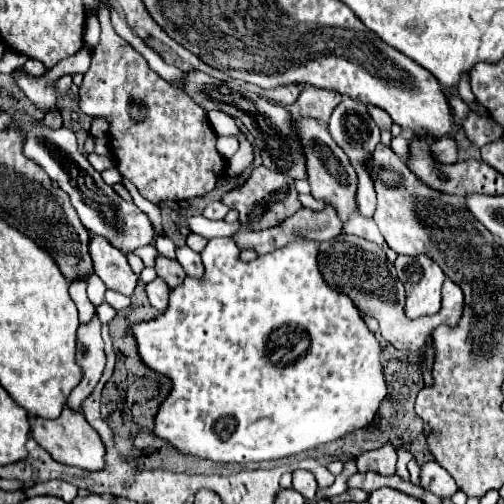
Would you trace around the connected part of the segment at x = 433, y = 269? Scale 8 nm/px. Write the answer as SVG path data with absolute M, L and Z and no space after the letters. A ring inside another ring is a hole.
M398 255L394 261L398 279L406 289L404 311L410 319L440 311L440 289L446 279L442 269L428 255Z

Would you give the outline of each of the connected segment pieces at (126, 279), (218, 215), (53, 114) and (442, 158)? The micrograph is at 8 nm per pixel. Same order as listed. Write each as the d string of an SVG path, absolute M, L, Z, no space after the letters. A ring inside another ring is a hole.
M92 237L90 239L90 255L94 261L94 273L104 281L104 285L122 295L132 295L138 275L130 269L126 255L110 247L106 239Z
M216 201L216 203L210 203L210 205L204 209L202 215L204 215L206 219L224 219L228 211L230 211L230 209L228 209L224 203Z
M52 109L50 113L45 113L41 123L46 127L50 127L50 129L60 129L62 127L62 117L60 117L58 109Z
M442 137L436 143L432 143L430 153L432 153L434 161L438 161L438 163L456 163L456 157L458 157L456 141L452 137Z

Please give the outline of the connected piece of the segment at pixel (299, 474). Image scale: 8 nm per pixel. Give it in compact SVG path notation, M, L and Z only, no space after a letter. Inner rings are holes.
M298 469L298 471L294 471L292 477L294 477L292 479L292 489L302 493L308 501L314 501L314 497L316 497L316 479L314 479L314 475L310 471Z

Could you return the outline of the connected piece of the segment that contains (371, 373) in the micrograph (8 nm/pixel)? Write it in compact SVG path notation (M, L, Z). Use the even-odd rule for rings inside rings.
M226 237L210 239L206 249L202 251L202 261L206 267L204 279L198 281L192 277L186 277L182 285L172 289L170 307L164 313L160 313L156 319L138 323L134 327L134 337L136 337L142 361L150 369L170 377L172 381L172 391L166 397L166 401L160 405L160 411L156 415L154 433L182 453L190 453L190 455L198 455L198 457L222 461L222 463L250 463L250 461L270 461L270 459L290 457L294 453L314 449L322 443L336 441L352 431L366 427L374 419L380 407L380 401L386 397L386 383L382 377L382 361L380 361L382 345L376 341L374 333L368 331L352 299L348 295L342 295L330 289L324 283L318 271L318 243L298 239L282 249L256 257L250 263L240 261L238 255L240 255L240 249L234 245L232 239L226 239Z

